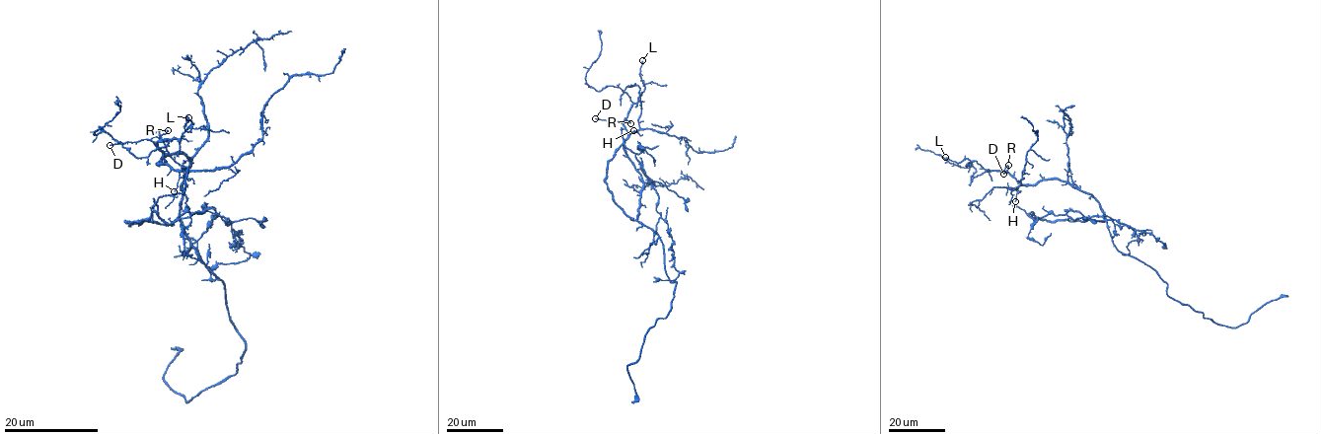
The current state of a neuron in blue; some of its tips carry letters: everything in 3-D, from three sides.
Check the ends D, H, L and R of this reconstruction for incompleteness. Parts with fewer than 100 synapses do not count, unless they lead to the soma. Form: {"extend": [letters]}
{"extend": []}

